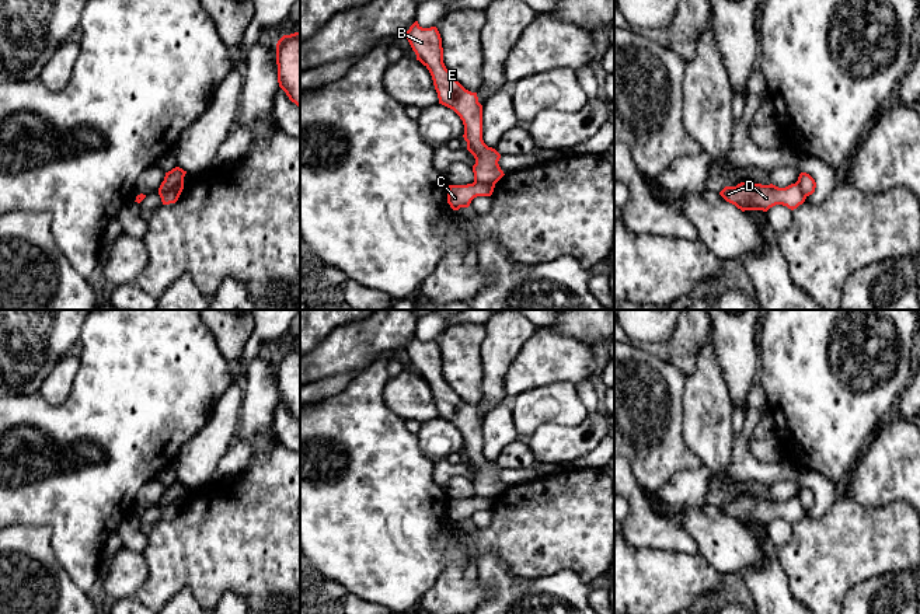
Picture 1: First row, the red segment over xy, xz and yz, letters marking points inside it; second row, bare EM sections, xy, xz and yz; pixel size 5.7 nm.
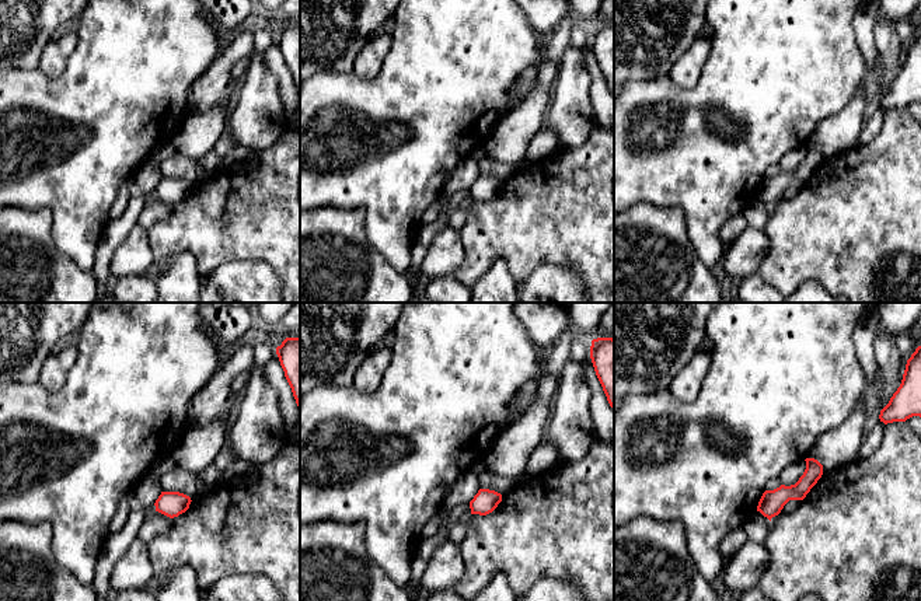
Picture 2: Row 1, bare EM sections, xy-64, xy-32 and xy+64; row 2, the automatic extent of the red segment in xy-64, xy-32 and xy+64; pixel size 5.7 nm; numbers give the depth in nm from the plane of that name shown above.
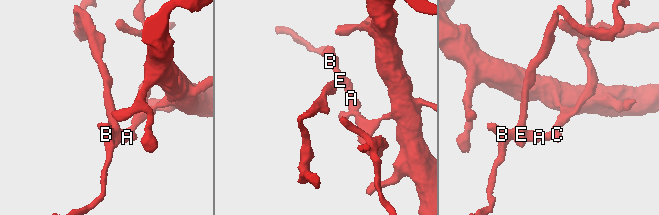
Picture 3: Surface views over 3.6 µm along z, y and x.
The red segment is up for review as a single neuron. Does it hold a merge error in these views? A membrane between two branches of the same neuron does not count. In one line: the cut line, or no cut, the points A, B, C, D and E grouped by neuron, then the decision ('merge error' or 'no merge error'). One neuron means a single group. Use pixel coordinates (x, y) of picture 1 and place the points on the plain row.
xy (183, 498), (159, 506) | A B D E / C | merge error

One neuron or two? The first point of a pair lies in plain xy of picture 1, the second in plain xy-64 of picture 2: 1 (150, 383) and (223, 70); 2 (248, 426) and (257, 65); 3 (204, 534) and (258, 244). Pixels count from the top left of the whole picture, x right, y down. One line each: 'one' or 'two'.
1: two
2: one
3: one

